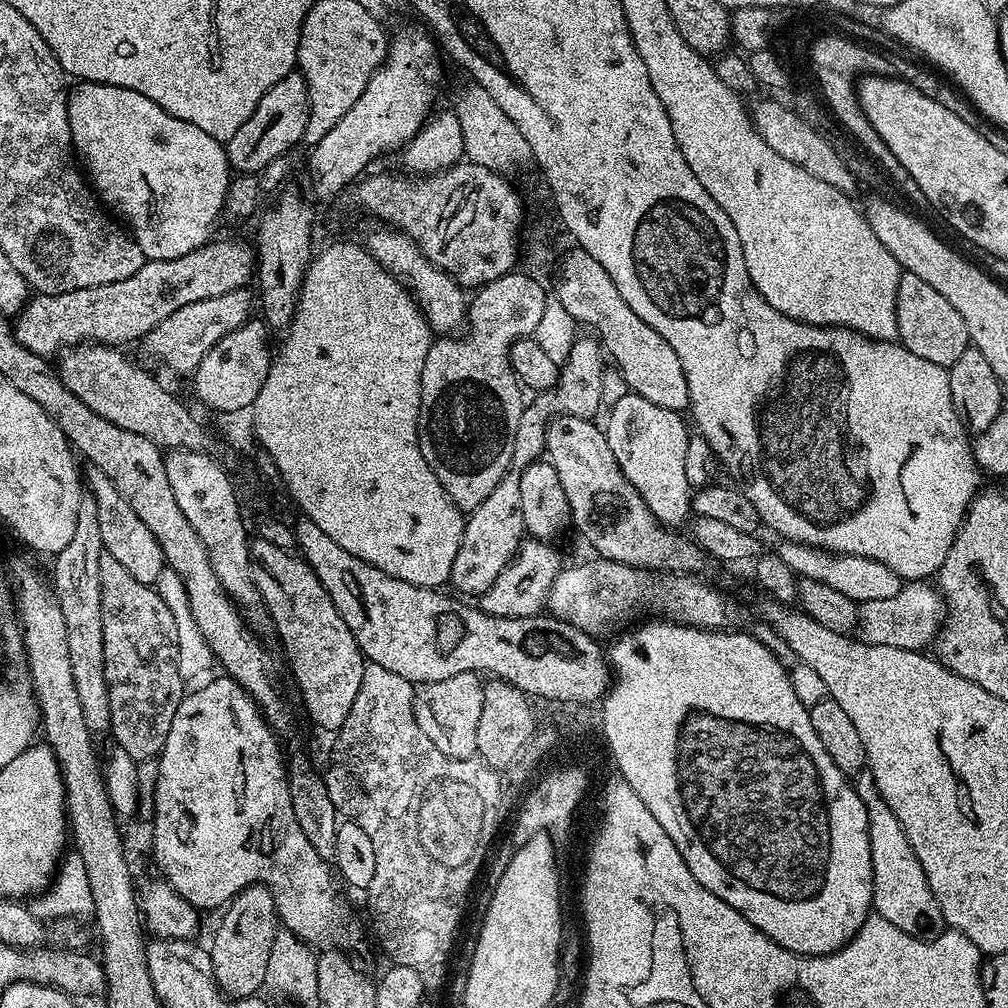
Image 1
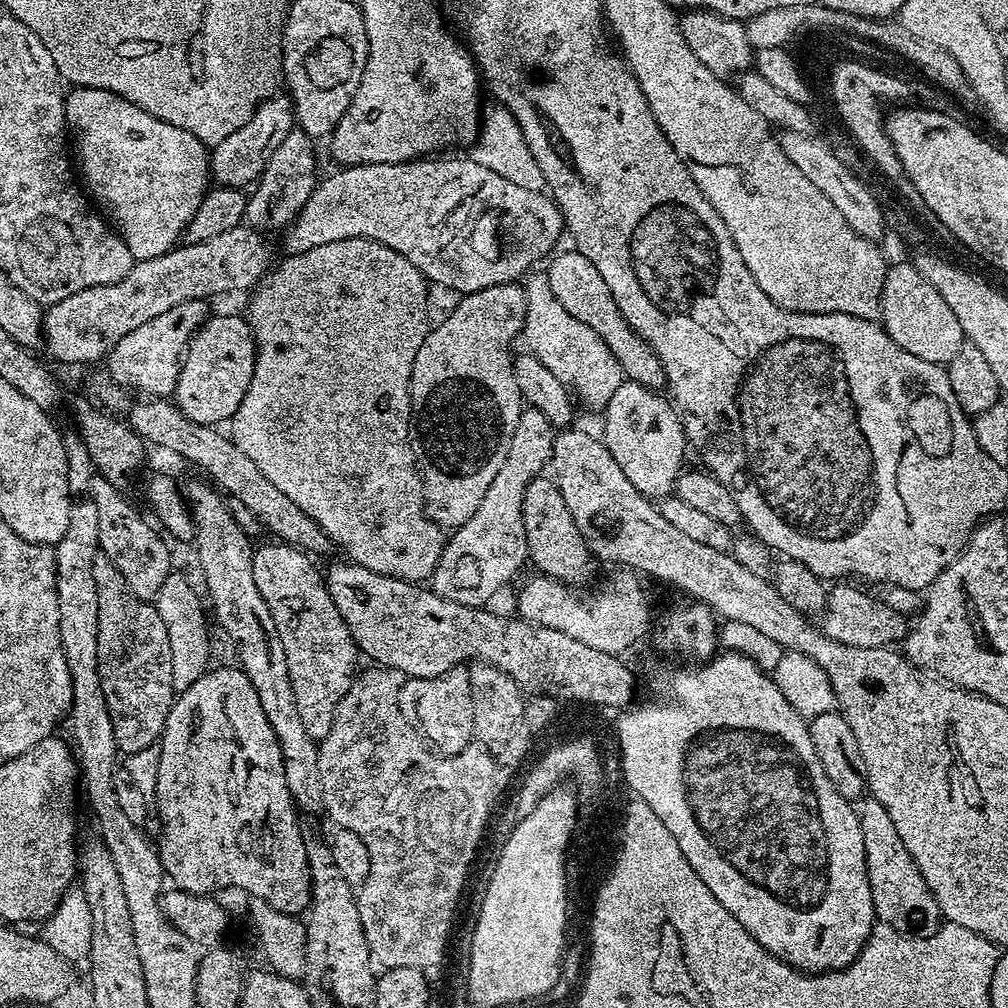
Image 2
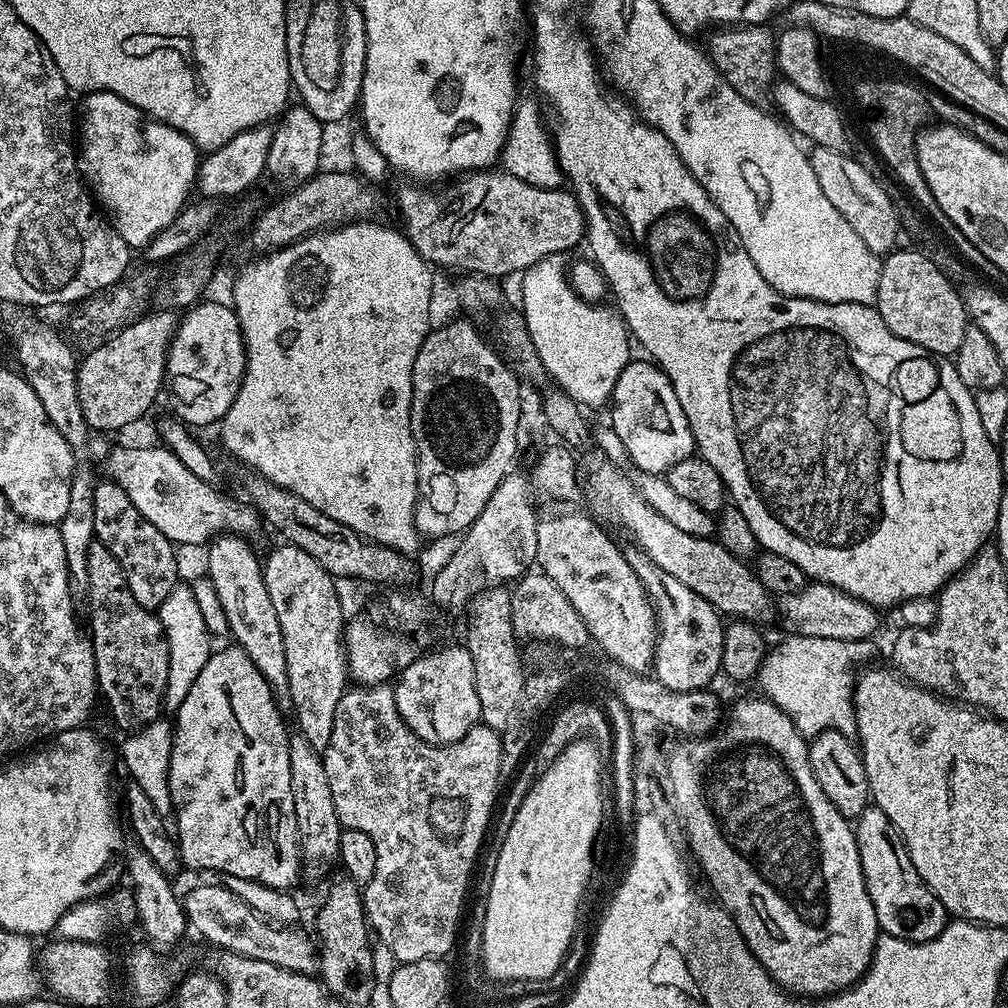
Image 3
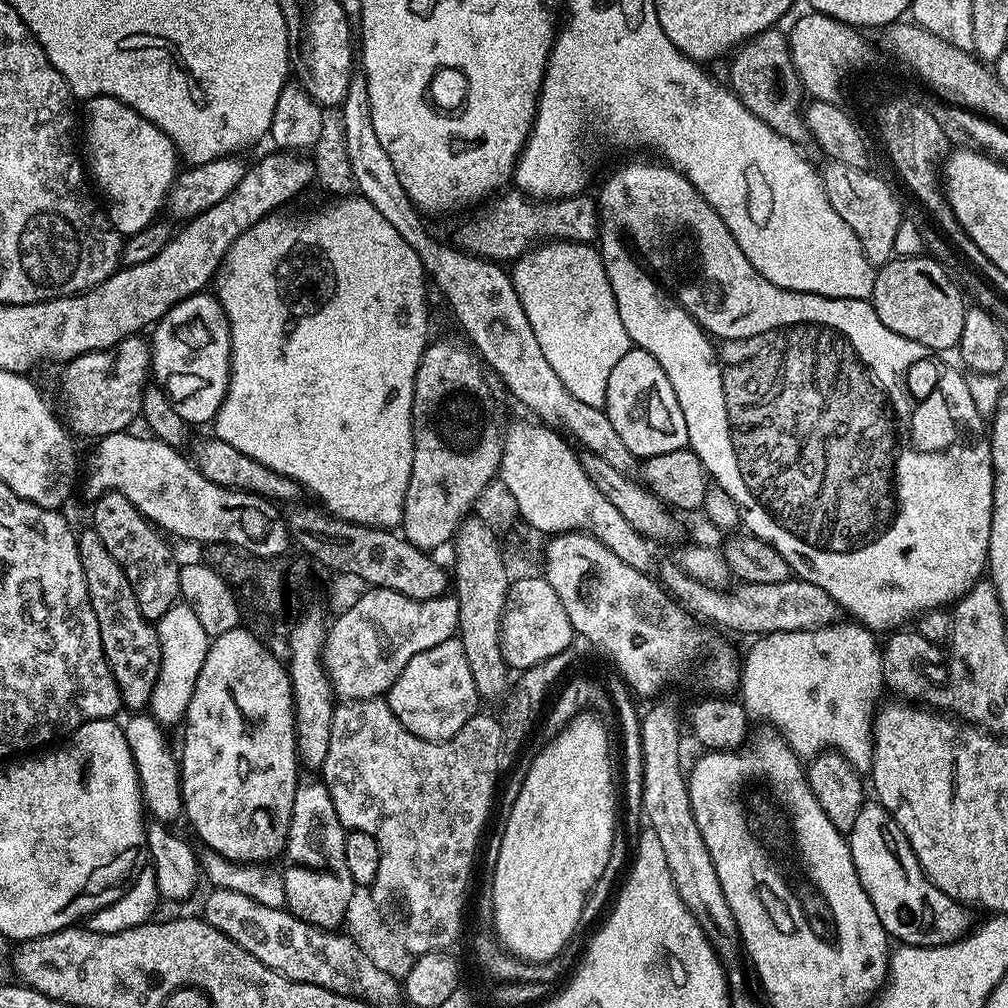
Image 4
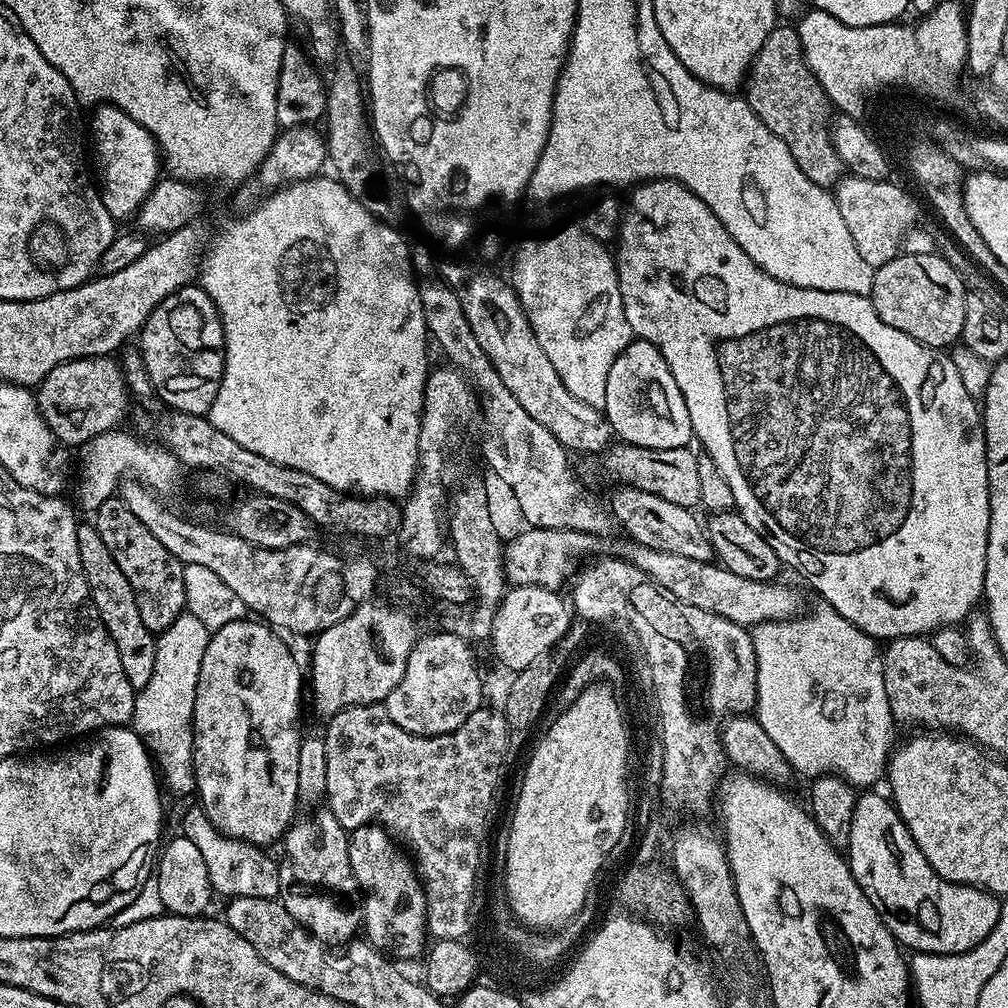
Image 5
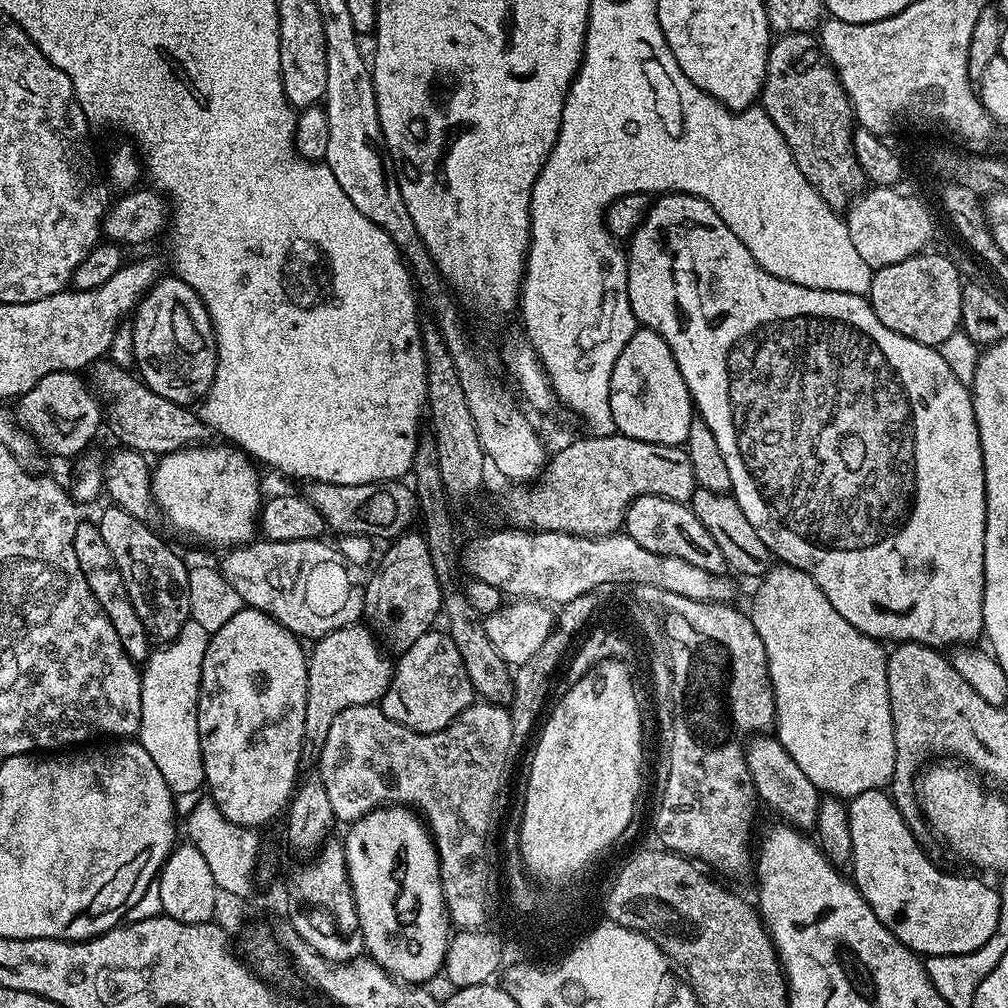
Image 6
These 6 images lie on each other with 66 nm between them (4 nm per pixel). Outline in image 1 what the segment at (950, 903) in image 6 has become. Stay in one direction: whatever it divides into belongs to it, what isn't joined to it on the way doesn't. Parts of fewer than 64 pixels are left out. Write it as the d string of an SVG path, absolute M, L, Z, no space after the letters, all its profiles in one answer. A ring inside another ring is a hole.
M868 786L868 789L863 789L862 795L864 797L864 805L868 807L868 833L870 834L870 858L872 859L872 906L875 915L886 918L886 922L894 922L894 926L898 926L898 930L902 930L906 934L917 936L920 940L932 940L935 936L938 936L941 932L945 931L946 925L942 910L938 906L938 902L934 898L934 894L926 882L926 874L922 870L922 862L918 862L918 858L910 846L910 842L902 830L902 822L898 822L898 818L894 814L894 810L890 810L890 806L886 806L886 802L882 799L882 797L880 797L880 794L876 791L875 787Z

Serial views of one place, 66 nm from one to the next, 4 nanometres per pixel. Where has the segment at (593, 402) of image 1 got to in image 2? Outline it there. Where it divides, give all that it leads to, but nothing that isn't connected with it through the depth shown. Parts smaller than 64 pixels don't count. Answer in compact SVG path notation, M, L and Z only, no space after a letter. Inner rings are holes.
M528 406L521 411L510 451L481 505L470 521L455 529L445 543L432 575L432 589L438 595L459 604L485 607L529 561L524 514L526 486L551 463L555 433L556 429L540 409Z

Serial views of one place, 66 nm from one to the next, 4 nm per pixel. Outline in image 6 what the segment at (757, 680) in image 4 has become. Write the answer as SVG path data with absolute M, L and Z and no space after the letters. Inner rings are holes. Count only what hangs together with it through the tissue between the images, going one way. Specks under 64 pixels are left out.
M780 562L768 569L759 584L756 605L750 608L750 615L768 659L772 693L776 699L776 739L821 793L851 798L866 790L891 785L896 747L886 682L888 658L885 649L880 649L883 648L881 641L850 626L850 622L830 606L814 578L802 570Z

